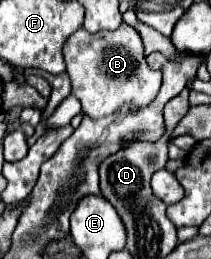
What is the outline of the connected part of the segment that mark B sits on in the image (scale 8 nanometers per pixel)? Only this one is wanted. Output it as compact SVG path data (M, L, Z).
M121 22L117 30L101 30L89 34L87 30L77 30L63 48L67 74L71 78L71 94L81 102L83 114L89 118L105 118L123 106L145 108L155 100L161 86L161 72L147 66L143 54L143 42L139 32Z

